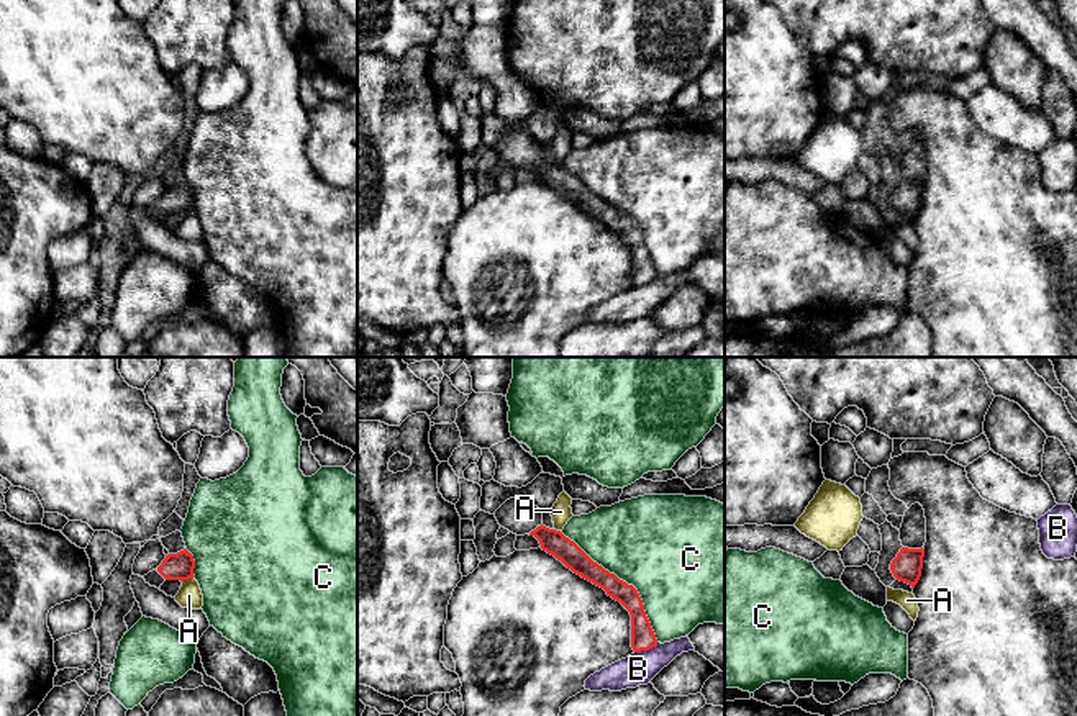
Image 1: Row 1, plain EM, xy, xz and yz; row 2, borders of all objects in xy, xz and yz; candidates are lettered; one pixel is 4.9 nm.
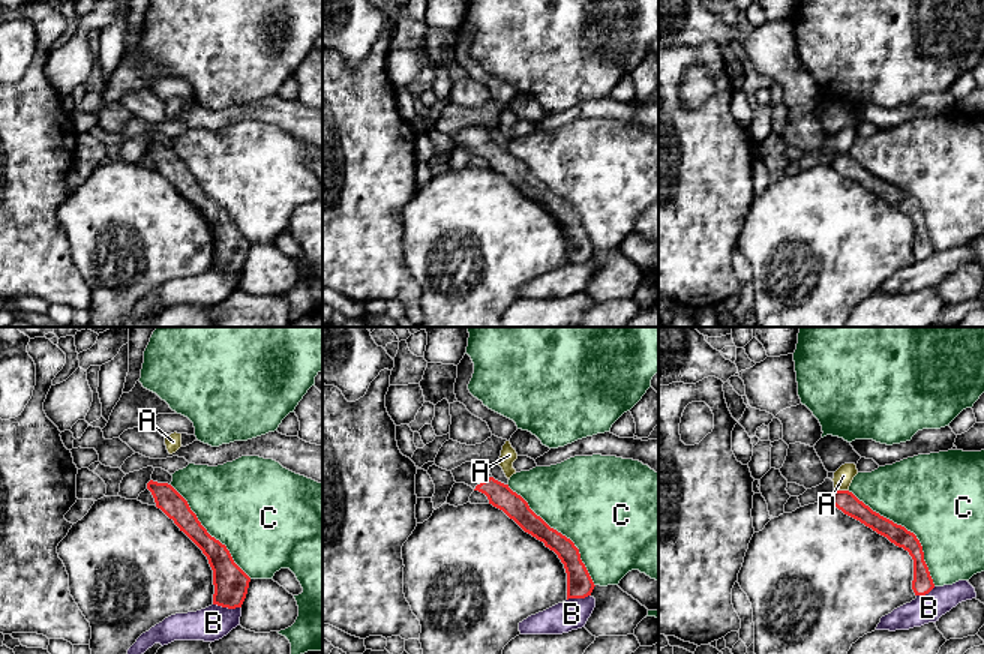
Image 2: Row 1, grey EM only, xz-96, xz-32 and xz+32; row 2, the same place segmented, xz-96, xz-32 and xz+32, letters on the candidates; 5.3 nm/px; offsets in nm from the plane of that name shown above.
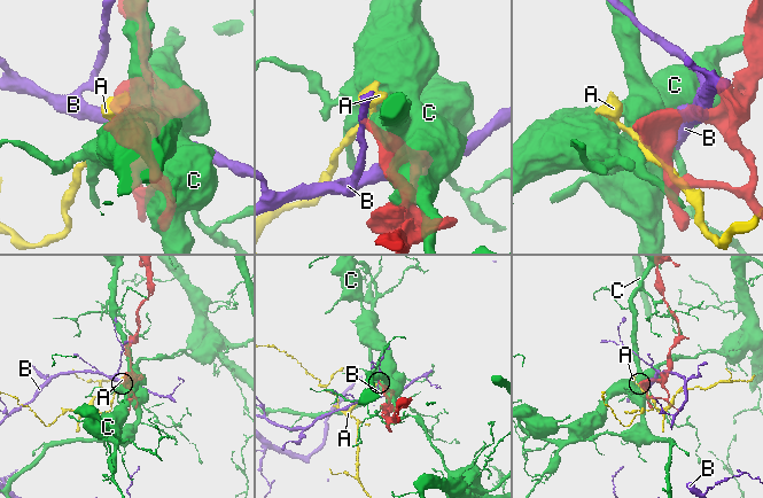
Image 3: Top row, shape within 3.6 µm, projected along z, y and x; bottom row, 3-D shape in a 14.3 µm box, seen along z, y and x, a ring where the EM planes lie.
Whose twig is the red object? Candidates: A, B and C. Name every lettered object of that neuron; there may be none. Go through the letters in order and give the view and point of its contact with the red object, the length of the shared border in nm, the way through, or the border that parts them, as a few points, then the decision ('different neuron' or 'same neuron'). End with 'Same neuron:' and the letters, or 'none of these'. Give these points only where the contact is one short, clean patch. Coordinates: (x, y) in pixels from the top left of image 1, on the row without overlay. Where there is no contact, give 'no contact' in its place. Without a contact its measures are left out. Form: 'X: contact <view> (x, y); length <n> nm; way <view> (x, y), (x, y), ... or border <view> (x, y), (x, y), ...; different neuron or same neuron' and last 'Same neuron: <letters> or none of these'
A: contact xy (187, 212); length 70 nm; border xy (194, 208), (182, 215); different neuron
B: contact xz (646, 282); length 130 nm; different neuron
C: contact xz (625, 215); length 700 nm; different neuron
Same neuron: none of these

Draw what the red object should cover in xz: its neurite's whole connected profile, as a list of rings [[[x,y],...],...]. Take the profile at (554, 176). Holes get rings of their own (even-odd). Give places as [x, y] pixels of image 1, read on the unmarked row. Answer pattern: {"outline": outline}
{"outline": [[[521,129],[507,133],[495,144],[495,151],[502,161],[516,169],[534,169],[543,184],[554,188],[574,206],[603,221],[613,233],[620,234],[631,247],[631,280],[634,285],[649,283],[657,279],[656,267],[646,249],[638,223],[593,195],[561,164],[546,161],[543,157],[543,144],[529,133]]]}

